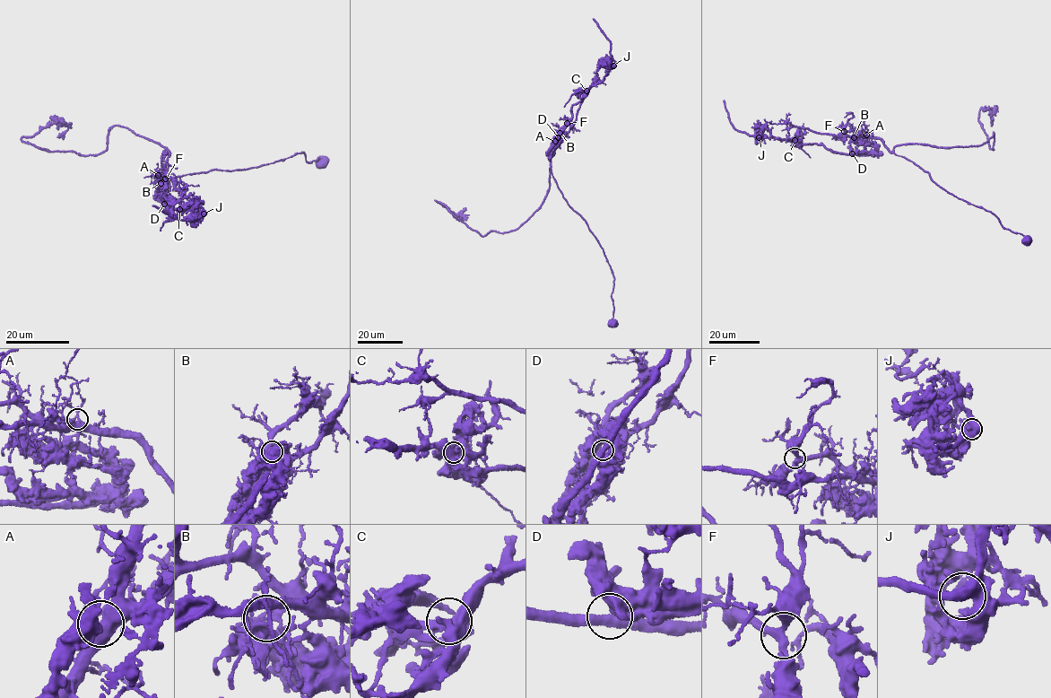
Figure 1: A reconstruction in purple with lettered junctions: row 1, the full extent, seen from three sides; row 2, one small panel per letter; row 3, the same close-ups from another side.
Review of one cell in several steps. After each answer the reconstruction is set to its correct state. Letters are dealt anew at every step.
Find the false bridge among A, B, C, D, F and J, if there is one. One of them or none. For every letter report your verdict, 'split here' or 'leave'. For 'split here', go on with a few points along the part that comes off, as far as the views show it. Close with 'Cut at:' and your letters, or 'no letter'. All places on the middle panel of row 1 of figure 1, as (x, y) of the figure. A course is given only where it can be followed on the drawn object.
A: leave
B: split here; foreign part runs (560, 133), (549, 157), (549, 190), (525, 221), (515, 230), (482, 235), (435, 200), (464, 218), (456, 218)
C: leave
D: leave
F: leave
J: leave
Cut at: B

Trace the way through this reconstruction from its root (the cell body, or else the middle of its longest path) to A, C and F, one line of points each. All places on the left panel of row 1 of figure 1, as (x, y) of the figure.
A: (320, 162), (318, 158), (311, 163), (307, 161), (302, 152), (256, 168), (215, 170), (165, 182), (158, 175)
C: (320, 162), (307, 161), (302, 152), (256, 168), (215, 170), (165, 182), (156, 175), (165, 207), (179, 209)
F: (320, 162), (307, 161), (302, 152), (247, 170), (215, 170), (165, 182), (155, 176), (165, 178)

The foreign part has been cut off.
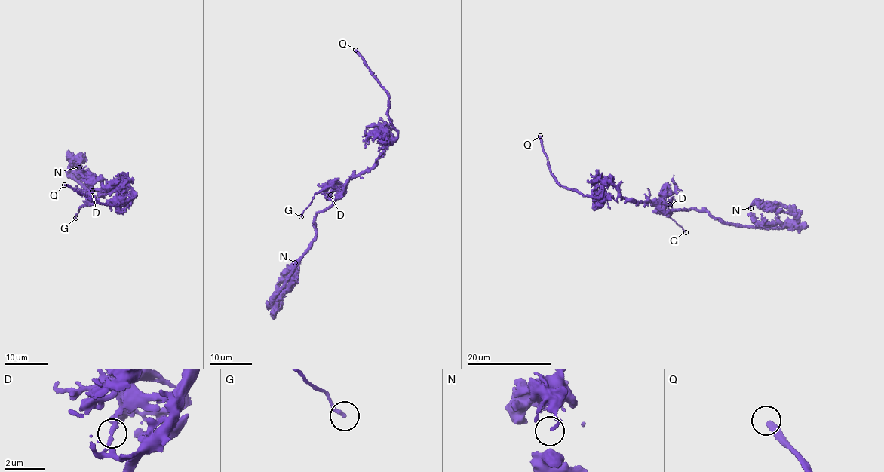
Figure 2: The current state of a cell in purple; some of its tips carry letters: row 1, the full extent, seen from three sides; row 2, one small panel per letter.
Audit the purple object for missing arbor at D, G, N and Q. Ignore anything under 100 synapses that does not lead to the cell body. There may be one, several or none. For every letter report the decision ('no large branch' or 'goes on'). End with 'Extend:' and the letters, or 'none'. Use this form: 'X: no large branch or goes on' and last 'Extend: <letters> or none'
D: no large branch
G: no large branch
N: no large branch
Q: goes on
Extend: Q

